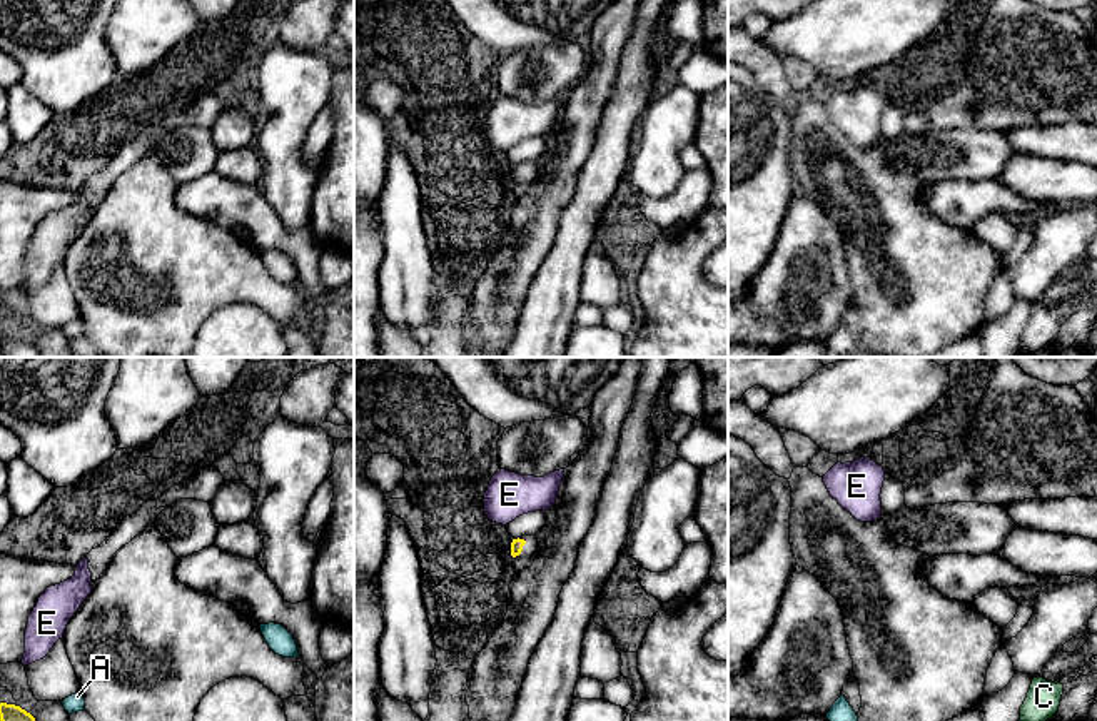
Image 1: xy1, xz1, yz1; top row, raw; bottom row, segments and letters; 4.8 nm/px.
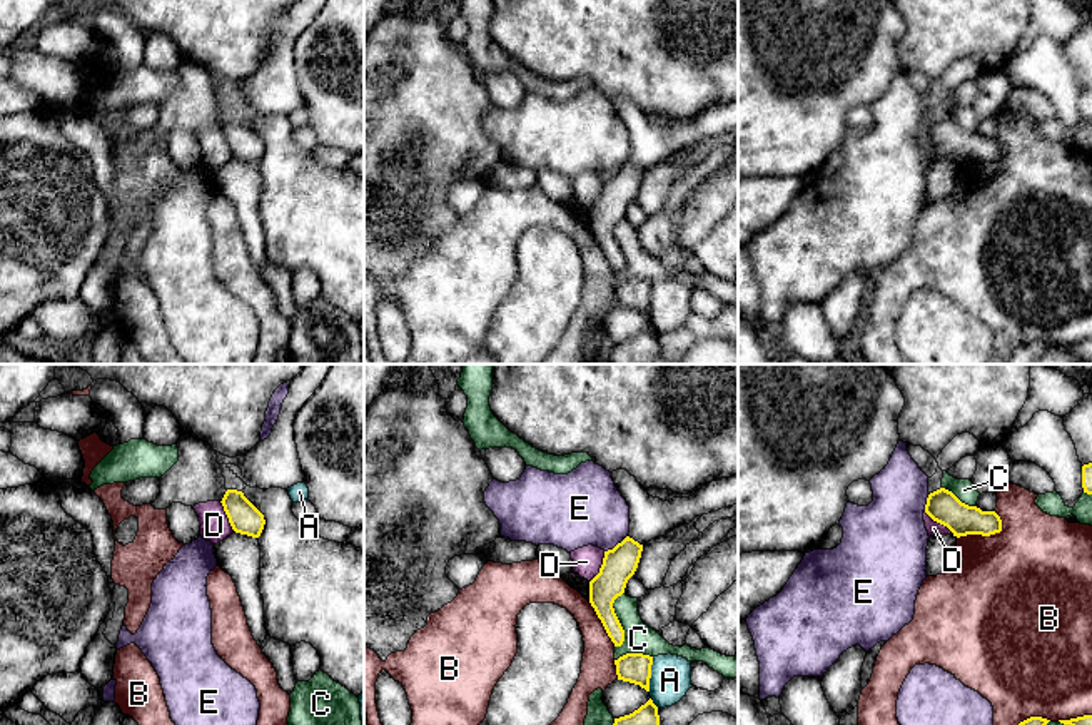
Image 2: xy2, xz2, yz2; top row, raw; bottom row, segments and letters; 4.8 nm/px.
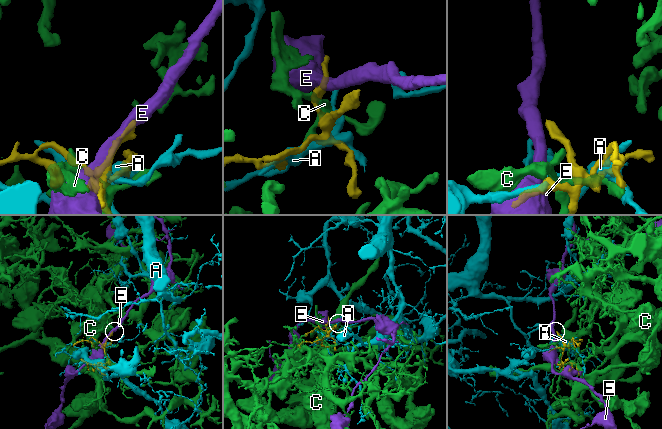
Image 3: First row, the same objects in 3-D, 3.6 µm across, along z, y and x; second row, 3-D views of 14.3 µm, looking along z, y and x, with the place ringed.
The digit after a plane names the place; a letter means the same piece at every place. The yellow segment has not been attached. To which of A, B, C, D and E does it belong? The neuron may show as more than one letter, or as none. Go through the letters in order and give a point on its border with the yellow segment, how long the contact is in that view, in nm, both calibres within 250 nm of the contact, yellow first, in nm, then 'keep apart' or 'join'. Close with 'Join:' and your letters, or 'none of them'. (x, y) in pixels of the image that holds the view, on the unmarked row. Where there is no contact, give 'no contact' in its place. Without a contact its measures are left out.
A: meets yellow in xz2 at (650, 299); contact 170 nm long; 140 nm thick on the yellow side, 190 nm on the other; keep apart
B: meets yellow in yz2 at (984, 161); contact 240 nm long; 160 nm thick on the yellow side, 480 nm on the other; keep apart
C: meets yellow in xz2 at (618, 248); contact 280 nm long; 150 nm thick on the yellow side, 140 nm on the other; keep apart
D: meets yellow in yz2 at (939, 147); contact 190 nm long; 160 nm thick on the yellow side, 70 nm on the other; keep apart
E: meets yellow in xz2 at (616, 171); contact 140 nm long; 160 nm thick on the yellow side, 360 nm on the other; keep apart
Join: none of them

